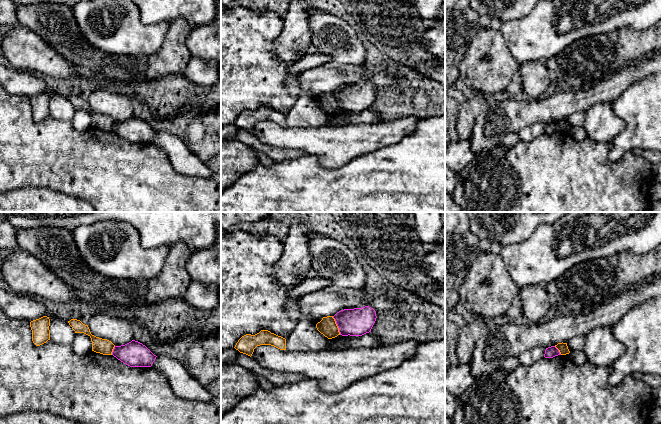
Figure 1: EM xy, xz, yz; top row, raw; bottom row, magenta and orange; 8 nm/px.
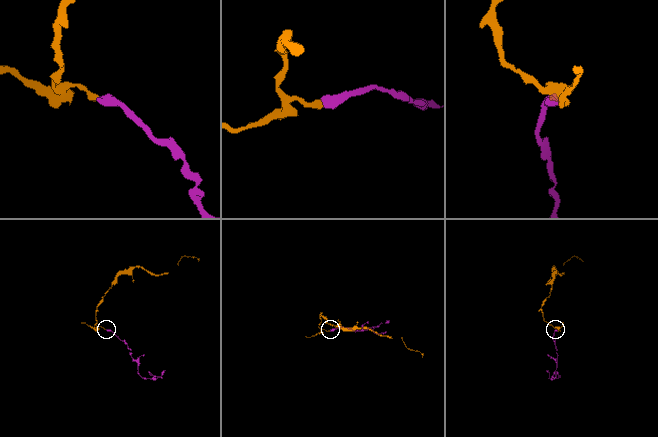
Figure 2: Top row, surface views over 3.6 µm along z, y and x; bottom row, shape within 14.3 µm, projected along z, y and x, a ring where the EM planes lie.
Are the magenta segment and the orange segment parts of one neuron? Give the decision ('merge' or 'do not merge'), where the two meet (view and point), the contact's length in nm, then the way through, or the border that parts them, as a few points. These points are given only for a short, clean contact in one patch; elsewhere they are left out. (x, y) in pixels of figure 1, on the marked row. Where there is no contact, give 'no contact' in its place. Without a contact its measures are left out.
do not merge | xz (337, 325) | 170 nm | along xz (332, 316), (340, 334)

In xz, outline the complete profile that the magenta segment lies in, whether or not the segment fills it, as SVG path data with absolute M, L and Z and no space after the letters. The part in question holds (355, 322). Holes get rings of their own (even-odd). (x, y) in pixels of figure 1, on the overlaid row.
M373 308L344 309L337 312L333 318L342 336L362 336L371 332L376 321L376 312Z

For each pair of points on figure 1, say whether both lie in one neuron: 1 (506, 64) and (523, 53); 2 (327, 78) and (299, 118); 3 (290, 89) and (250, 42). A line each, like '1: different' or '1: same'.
1: different
2: same
3: same

